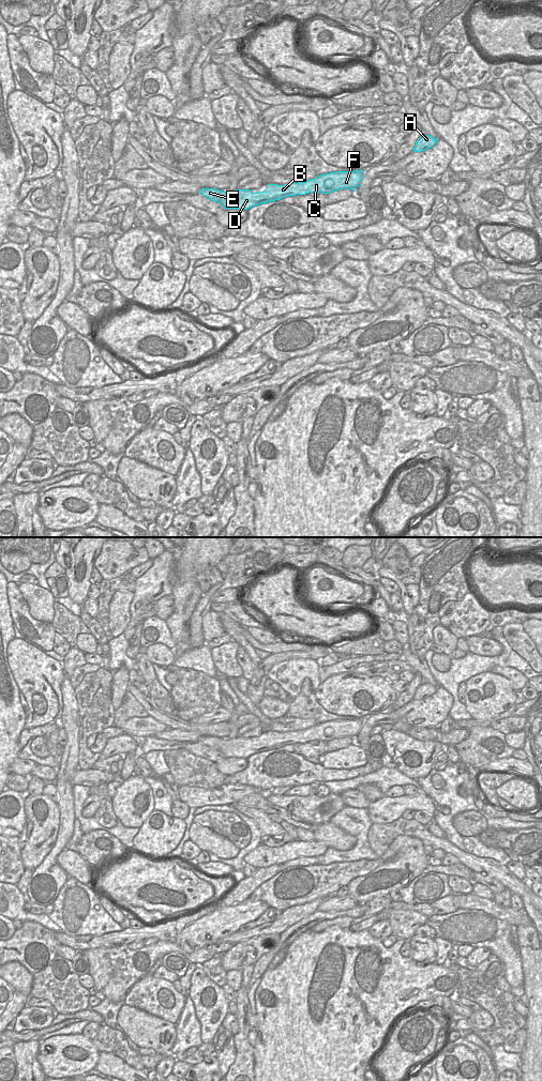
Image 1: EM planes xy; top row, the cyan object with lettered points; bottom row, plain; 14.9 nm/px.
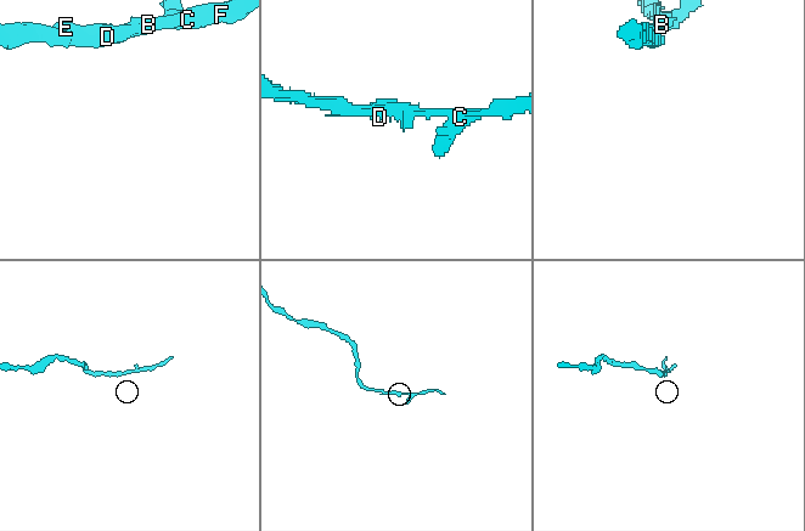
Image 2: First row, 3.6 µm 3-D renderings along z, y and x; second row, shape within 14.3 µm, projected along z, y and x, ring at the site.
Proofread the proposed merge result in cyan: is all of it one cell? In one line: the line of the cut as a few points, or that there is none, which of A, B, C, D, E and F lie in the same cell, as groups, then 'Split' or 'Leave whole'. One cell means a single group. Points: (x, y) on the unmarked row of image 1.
No split. Groups: A B C D E F. Leave whole

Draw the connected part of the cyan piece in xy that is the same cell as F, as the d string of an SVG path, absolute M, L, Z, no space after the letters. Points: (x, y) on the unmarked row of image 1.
M364 718L334 719L317 724L305 730L284 733L267 732L267 736L259 741L252 741L251 737L223 740L216 736L201 736L198 742L220 751L224 757L247 758L255 753L295 743L329 742L342 736L355 739L363 725Z

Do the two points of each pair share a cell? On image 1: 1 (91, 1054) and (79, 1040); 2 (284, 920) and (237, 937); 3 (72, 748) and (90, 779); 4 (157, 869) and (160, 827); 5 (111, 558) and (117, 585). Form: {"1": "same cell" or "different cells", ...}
{"1": "same cell", "2": "same cell", "3": "different cells", "4": "different cells", "5": "different cells"}

